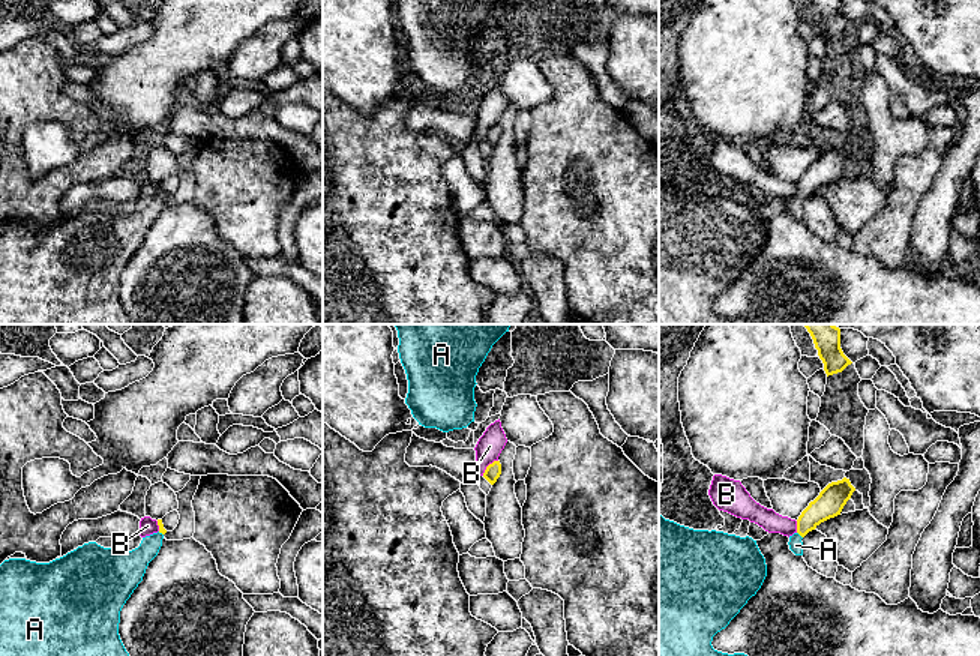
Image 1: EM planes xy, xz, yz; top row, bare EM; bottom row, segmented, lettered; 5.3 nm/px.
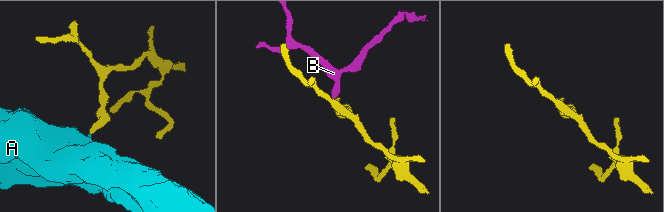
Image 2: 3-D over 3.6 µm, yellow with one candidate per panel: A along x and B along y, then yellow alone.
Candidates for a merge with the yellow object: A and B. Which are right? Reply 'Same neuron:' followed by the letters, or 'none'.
Same neuron: A

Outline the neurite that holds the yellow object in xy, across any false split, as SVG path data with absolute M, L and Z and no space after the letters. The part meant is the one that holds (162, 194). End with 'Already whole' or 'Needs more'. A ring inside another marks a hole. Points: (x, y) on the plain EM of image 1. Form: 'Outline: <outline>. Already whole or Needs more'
Outline: M162 183L158 189L159 195L143 201L132 215L89 206L50 227L5 224L0 228L0 324L132 324L119 299L120 275L162 210L167 194Z. Needs more

